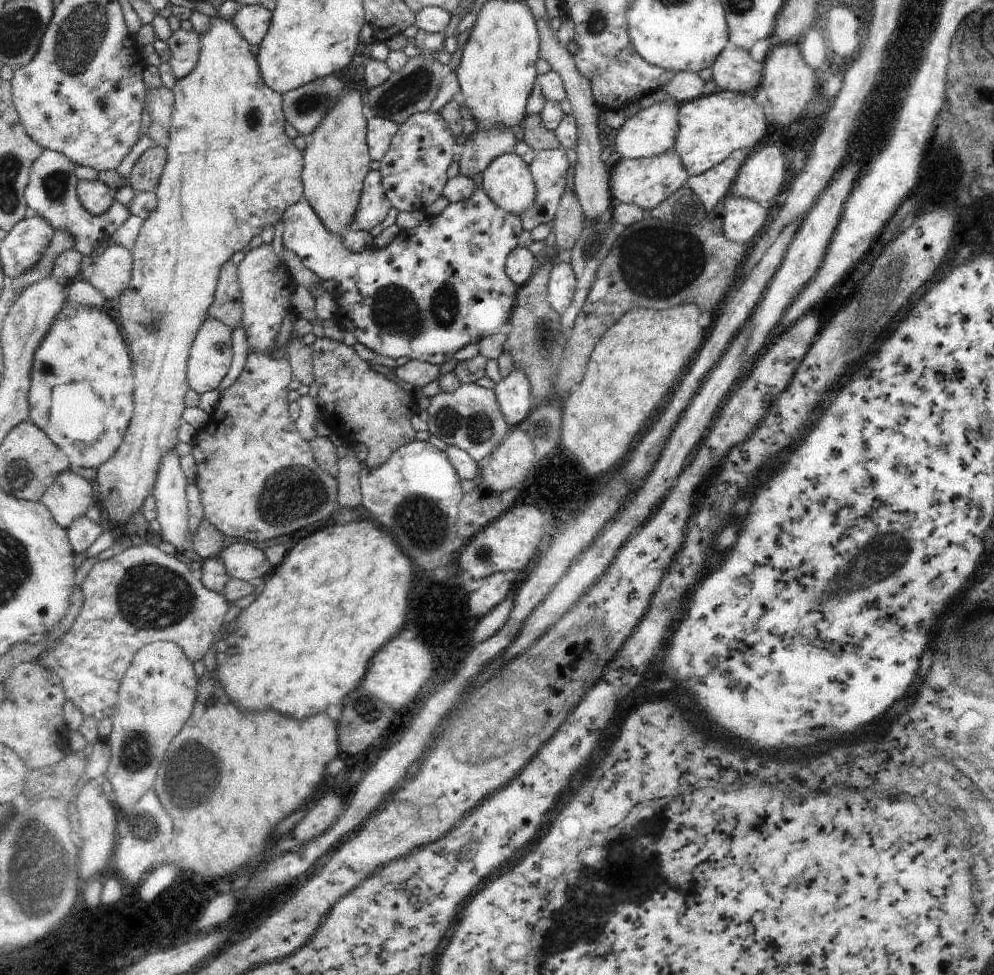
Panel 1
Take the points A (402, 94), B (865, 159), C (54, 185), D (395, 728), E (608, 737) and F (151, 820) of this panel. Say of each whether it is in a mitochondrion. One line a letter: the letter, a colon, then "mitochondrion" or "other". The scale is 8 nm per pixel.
A: mitochondrion
B: other
C: mitochondrion
D: other
E: other
F: mitochondrion

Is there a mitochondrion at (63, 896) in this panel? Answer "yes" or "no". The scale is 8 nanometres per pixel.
yes

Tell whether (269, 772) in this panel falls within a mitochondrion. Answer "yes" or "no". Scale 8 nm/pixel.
no

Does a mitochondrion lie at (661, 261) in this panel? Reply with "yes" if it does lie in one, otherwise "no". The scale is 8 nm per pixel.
yes

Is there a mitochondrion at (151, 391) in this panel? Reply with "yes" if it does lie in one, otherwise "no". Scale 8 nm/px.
no

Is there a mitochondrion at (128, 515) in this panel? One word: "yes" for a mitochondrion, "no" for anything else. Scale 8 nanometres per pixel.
no

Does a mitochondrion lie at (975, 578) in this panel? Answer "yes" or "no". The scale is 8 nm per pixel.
no

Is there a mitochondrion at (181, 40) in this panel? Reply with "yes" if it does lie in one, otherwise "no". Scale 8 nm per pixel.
no

